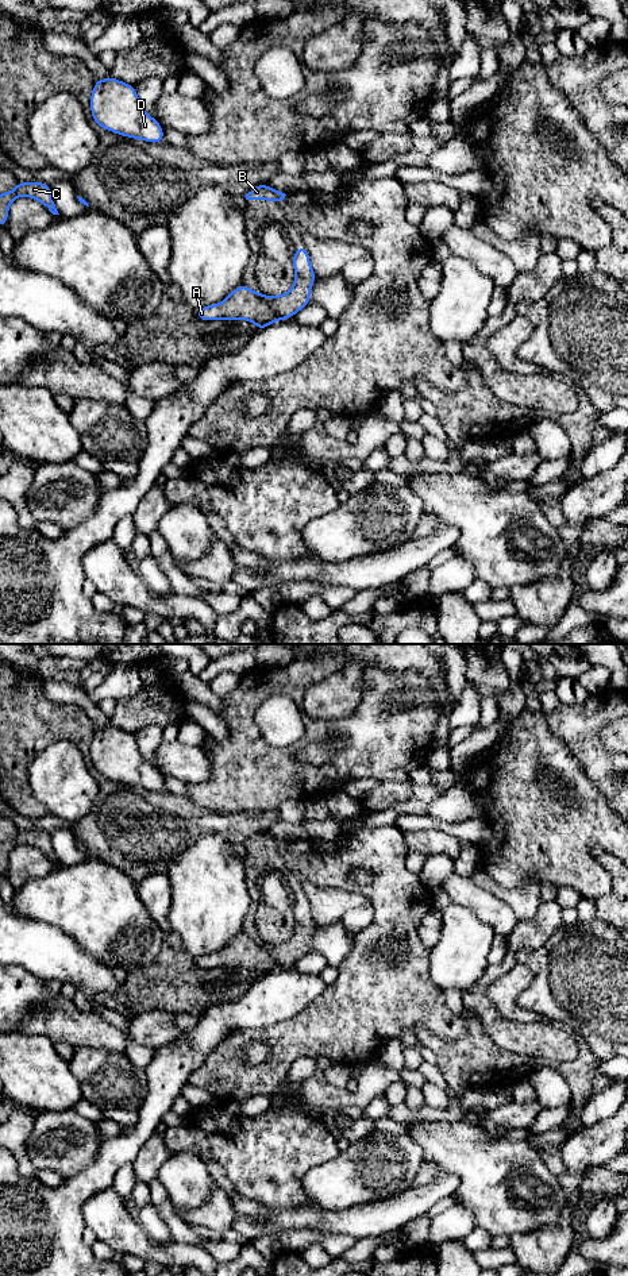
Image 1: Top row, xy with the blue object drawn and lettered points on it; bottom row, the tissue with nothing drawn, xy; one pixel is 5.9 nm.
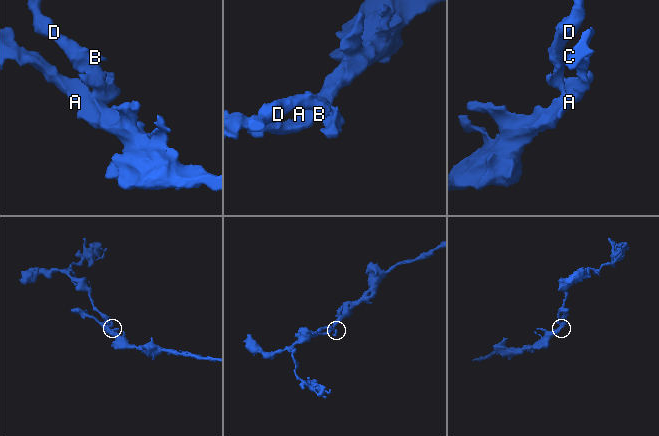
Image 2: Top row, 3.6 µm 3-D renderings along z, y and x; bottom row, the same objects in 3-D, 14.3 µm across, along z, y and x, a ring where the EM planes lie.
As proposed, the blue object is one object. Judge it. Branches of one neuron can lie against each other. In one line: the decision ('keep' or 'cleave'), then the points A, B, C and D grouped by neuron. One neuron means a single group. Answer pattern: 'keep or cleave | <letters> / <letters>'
cleave | A C / B D

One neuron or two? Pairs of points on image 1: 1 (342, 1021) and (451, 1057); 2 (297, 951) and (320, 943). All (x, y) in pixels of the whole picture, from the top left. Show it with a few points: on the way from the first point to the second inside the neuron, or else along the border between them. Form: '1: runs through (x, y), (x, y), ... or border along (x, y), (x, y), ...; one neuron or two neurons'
1: border along (467, 1029), (455, 1039), (412, 1030); two neurons
2: border along (316, 925), (309, 939), (308, 951); two neurons

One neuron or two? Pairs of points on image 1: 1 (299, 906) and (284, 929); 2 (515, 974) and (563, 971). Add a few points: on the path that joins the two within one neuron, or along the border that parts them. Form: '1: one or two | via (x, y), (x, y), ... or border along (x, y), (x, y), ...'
1: one | via (299, 912), (289, 924)
2: two | border along (517, 962), (532, 975), (532, 980), (517, 1001)

